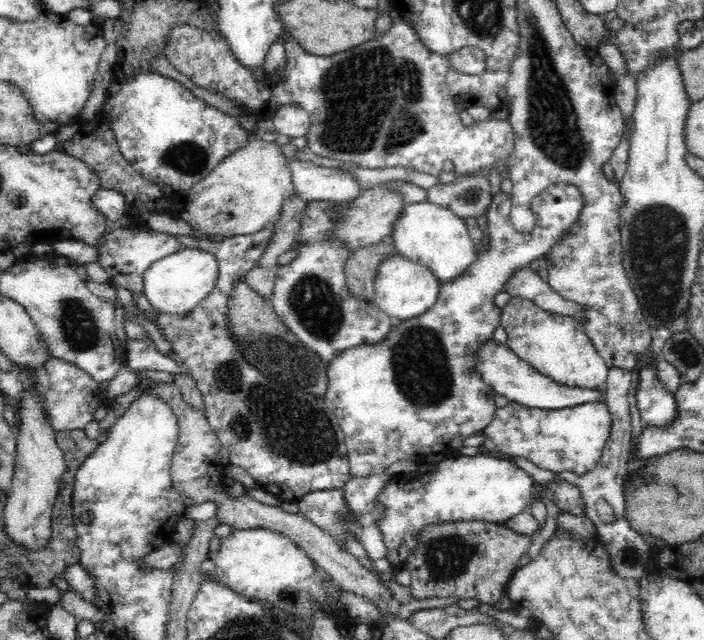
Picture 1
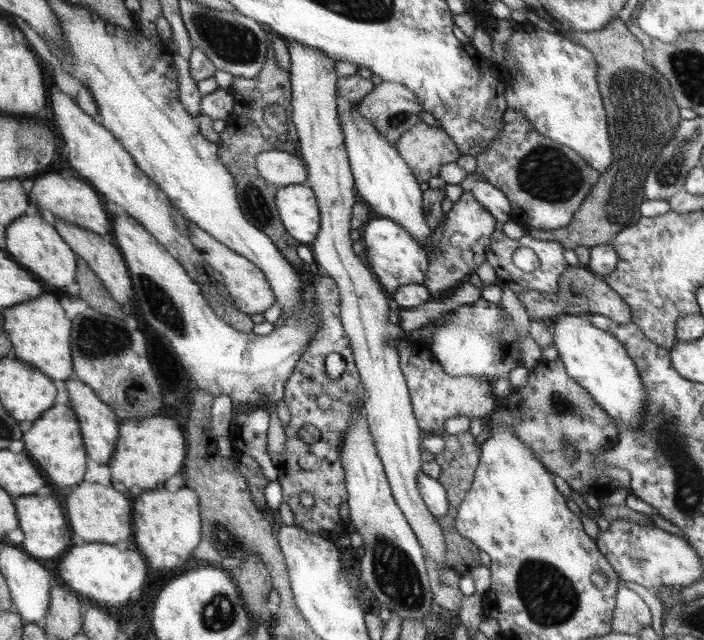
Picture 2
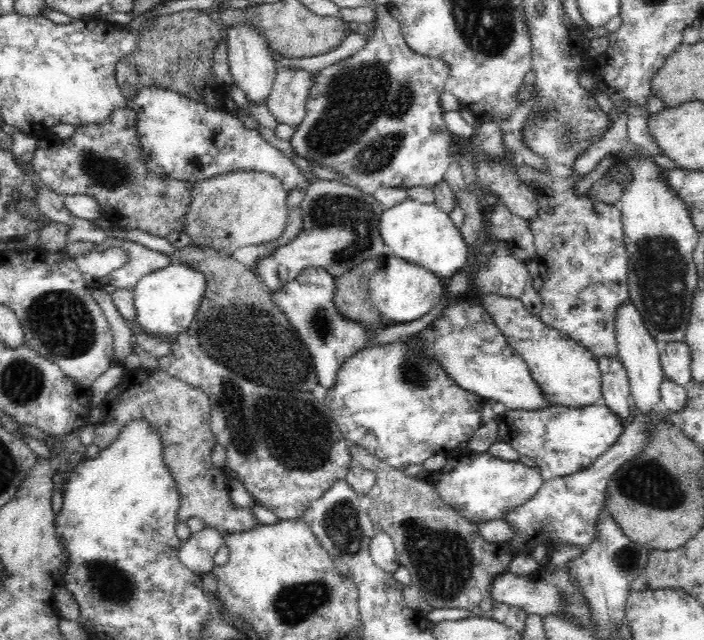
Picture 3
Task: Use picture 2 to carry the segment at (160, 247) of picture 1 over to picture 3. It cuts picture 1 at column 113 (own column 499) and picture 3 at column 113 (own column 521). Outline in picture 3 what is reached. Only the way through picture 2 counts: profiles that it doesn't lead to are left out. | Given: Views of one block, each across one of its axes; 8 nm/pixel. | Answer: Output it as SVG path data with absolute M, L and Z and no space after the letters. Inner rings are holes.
M118 240L110 243L117 243L119 248L128 254L128 260L124 266L110 271L99 281L98 286L104 288L108 293L116 289L133 291L138 280L145 273L154 272L156 269L164 268L171 263L166 254L150 250L150 248L132 241Z

